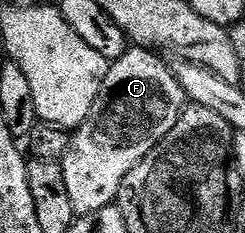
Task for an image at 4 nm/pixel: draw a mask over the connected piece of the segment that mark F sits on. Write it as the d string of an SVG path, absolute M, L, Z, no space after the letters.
M145 47L127 48L126 54L111 64L108 75L102 80L100 95L96 95L96 103L92 103L88 119L84 119L84 123L73 130L68 151L64 151L60 164L75 214L95 213L106 205L115 204L128 171L132 171L132 167L136 167L136 163L140 163L140 159L144 159L144 155L155 149L164 135L176 127L176 119L188 104L186 92L174 78L173 68L158 57L161 56L157 52Z

